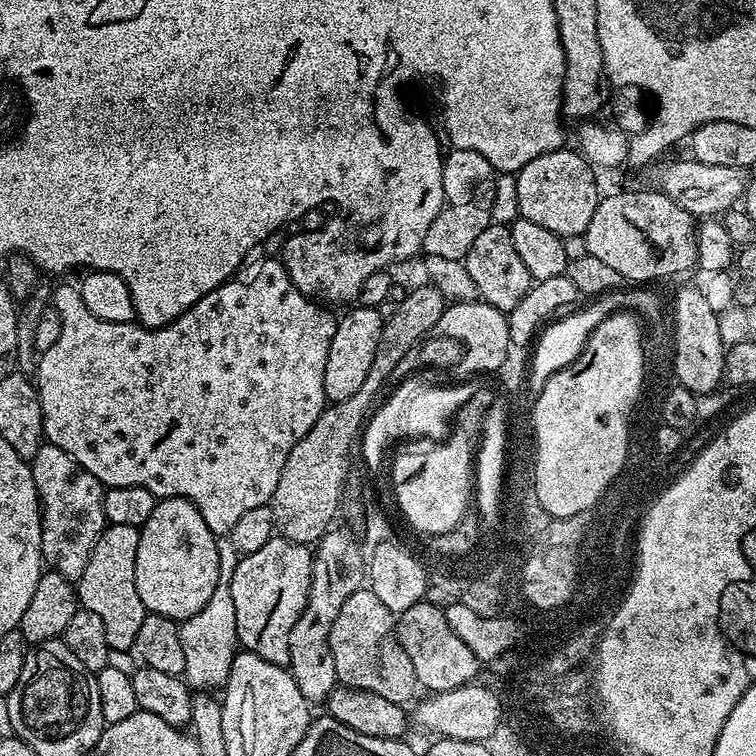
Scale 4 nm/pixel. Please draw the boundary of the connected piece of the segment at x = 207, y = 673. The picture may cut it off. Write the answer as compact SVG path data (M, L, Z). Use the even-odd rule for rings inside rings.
M220 542L218 554L220 555L218 586L214 594L210 594L210 602L206 602L206 606L202 606L198 614L180 624L182 651L186 653L183 679L196 690L223 689L238 651L234 598L230 598L230 582L234 578L238 553L232 544Z

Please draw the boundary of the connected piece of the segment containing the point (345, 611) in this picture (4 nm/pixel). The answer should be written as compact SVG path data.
M362 586L357 592L350 594L350 598L346 598L346 602L342 602L342 606L338 610L338 618L334 618L334 626L330 626L330 638L328 641L330 642L330 654L334 654L336 679L343 687L370 690L370 694L378 694L381 698L390 698L390 702L398 702L402 705L407 705L409 703L408 699L410 699L415 692L418 692L414 666L410 663L410 658L406 658L406 650L402 650L402 646L396 641L396 621L394 614L390 610L386 610L386 606L382 606L378 594L374 594L371 588Z

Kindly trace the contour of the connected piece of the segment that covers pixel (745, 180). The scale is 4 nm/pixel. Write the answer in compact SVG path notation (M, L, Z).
M695 158L688 160L676 160L673 164L668 164L660 172L659 191L668 195L682 210L686 210L693 218L720 218L724 213L732 210L734 205L743 197L748 189L749 182L754 178L753 173L747 167L739 164L707 164Z

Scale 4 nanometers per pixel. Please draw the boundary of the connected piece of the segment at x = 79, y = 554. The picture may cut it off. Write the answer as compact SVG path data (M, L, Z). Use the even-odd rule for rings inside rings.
M44 443L30 461L32 477L36 483L36 493L40 495L42 515L42 554L44 563L49 569L62 574L73 582L82 578L82 570L86 570L86 562L90 562L90 554L94 550L94 542L104 533L105 485L94 478L66 450L58 450L58 446Z

